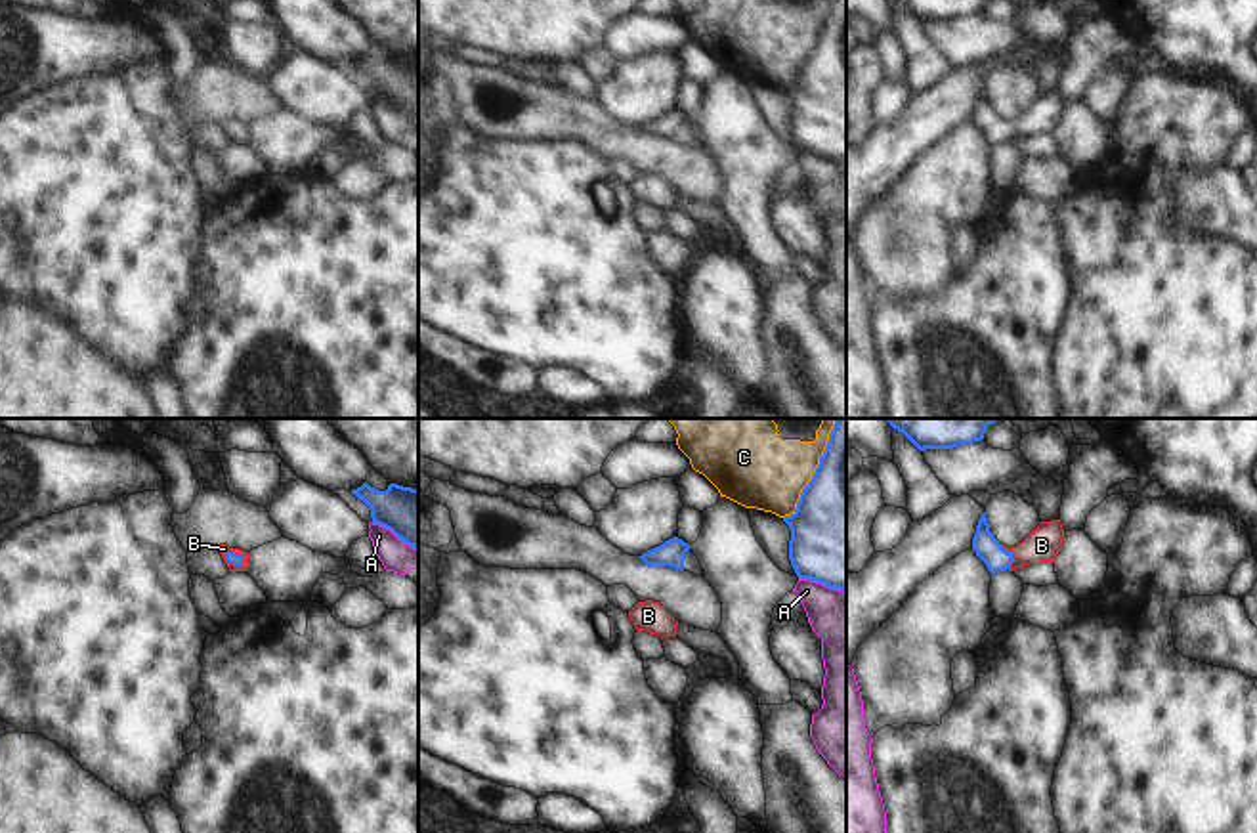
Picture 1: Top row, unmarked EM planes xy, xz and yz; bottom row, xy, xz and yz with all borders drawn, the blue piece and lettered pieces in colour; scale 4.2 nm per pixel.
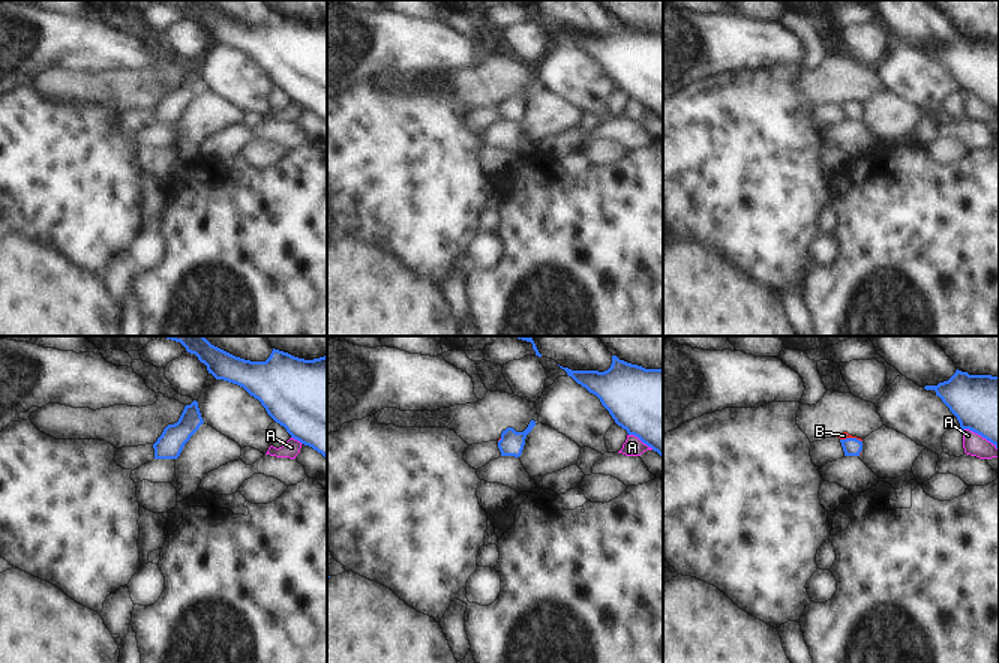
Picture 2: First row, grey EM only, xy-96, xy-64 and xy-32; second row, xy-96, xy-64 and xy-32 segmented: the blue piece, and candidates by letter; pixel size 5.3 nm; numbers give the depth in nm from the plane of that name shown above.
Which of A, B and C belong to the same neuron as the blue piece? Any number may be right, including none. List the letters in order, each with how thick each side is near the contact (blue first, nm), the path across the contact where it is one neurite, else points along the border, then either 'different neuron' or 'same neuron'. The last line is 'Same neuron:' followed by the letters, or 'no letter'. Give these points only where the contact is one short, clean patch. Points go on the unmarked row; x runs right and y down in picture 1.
A: 460/260 nm | different neuron
B: 110/140 nm | across yz (988, 121), (996, 128), (1013, 128), (1042, 117) | same neuron
C: 440/320 nm | different neuron
Same neuron: B

